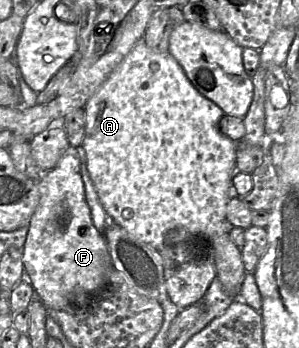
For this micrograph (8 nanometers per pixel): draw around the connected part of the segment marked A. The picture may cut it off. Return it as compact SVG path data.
M143 41L138 42L129 54L121 61L106 81L87 101L84 106L86 116L85 135L81 147L86 154L86 165L90 178L94 184L99 200L108 216L127 231L134 239L146 243L159 250L165 242L166 236L171 231L185 231L190 235L206 237L212 243L216 277L225 292L238 295L245 276L241 250L233 243L230 237L230 226L226 218L227 204L233 195L232 179L237 172L236 167L236 142L221 133L219 121L224 115L223 110L213 101L204 97L190 82L183 68L170 53L156 53Z

